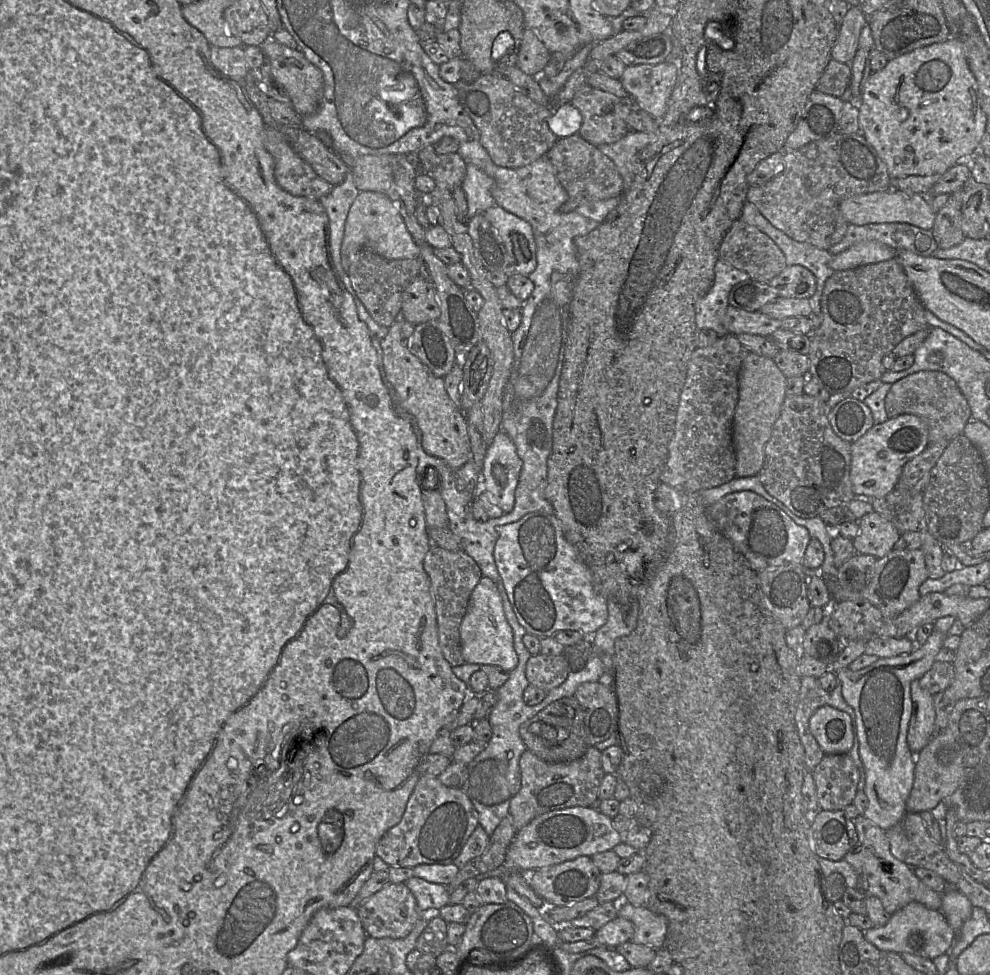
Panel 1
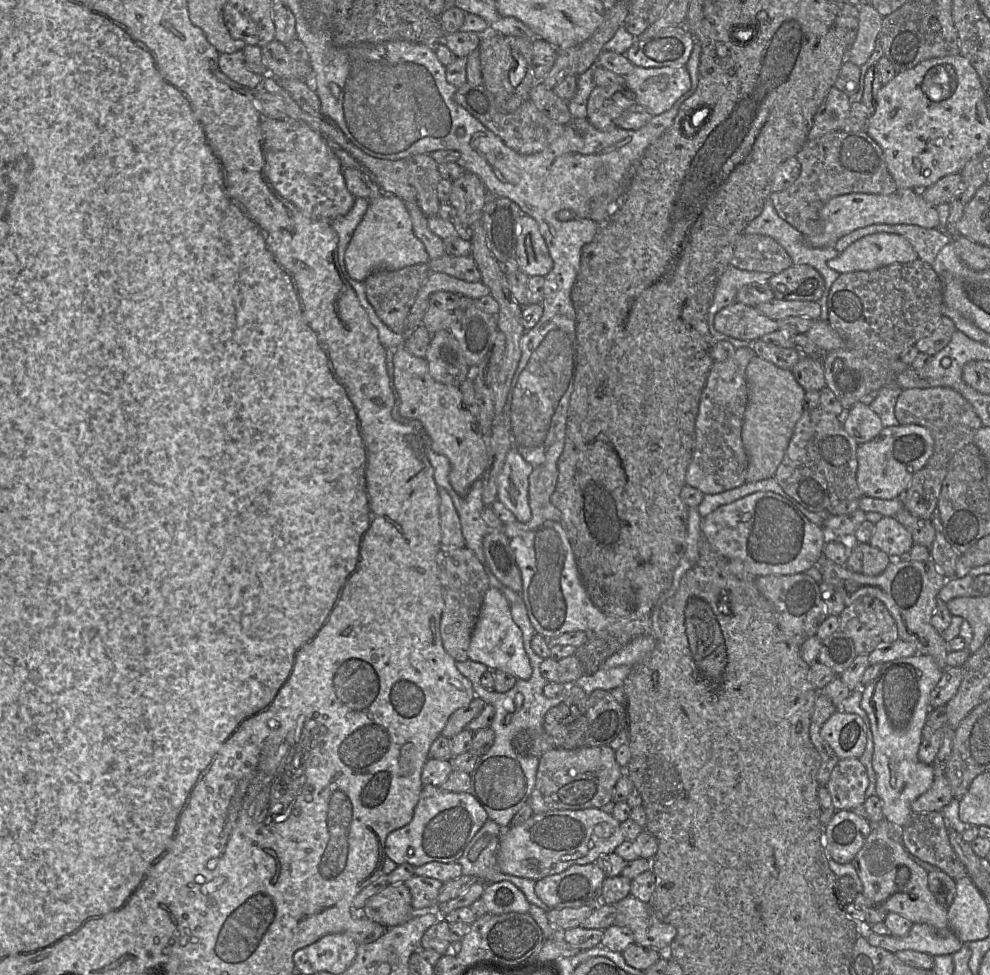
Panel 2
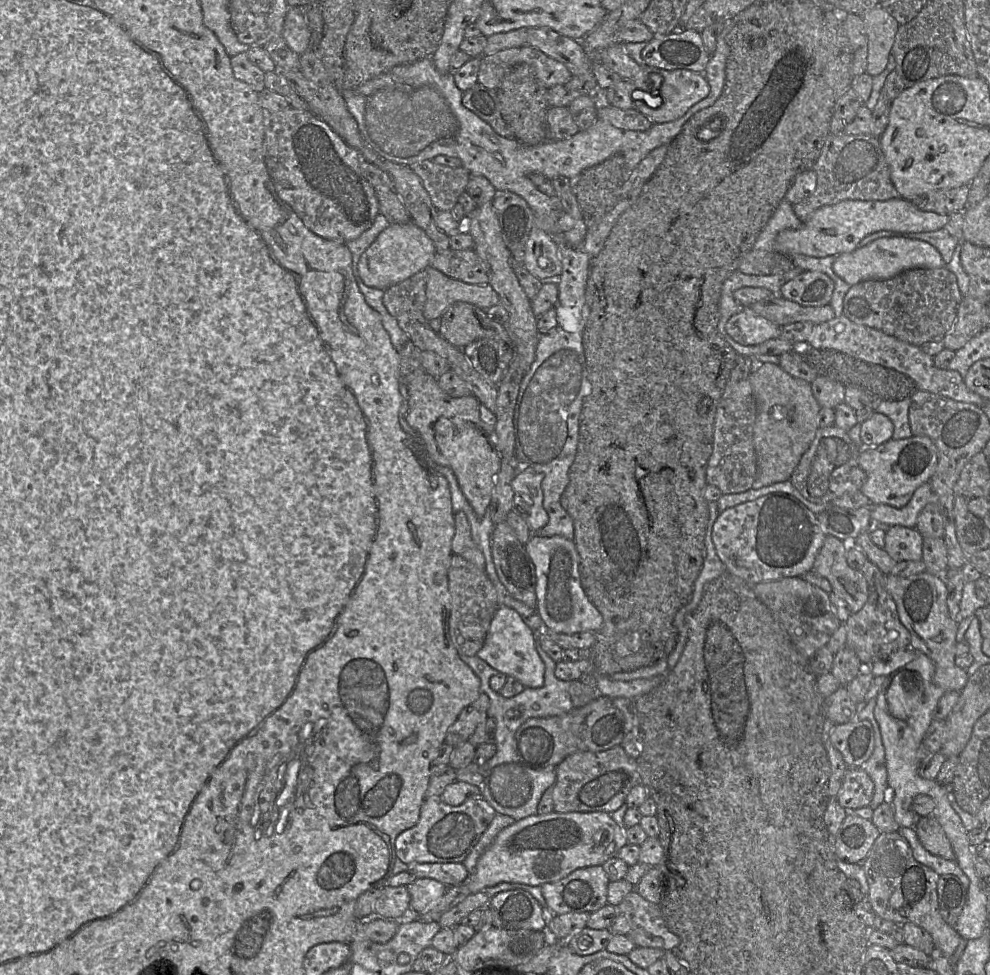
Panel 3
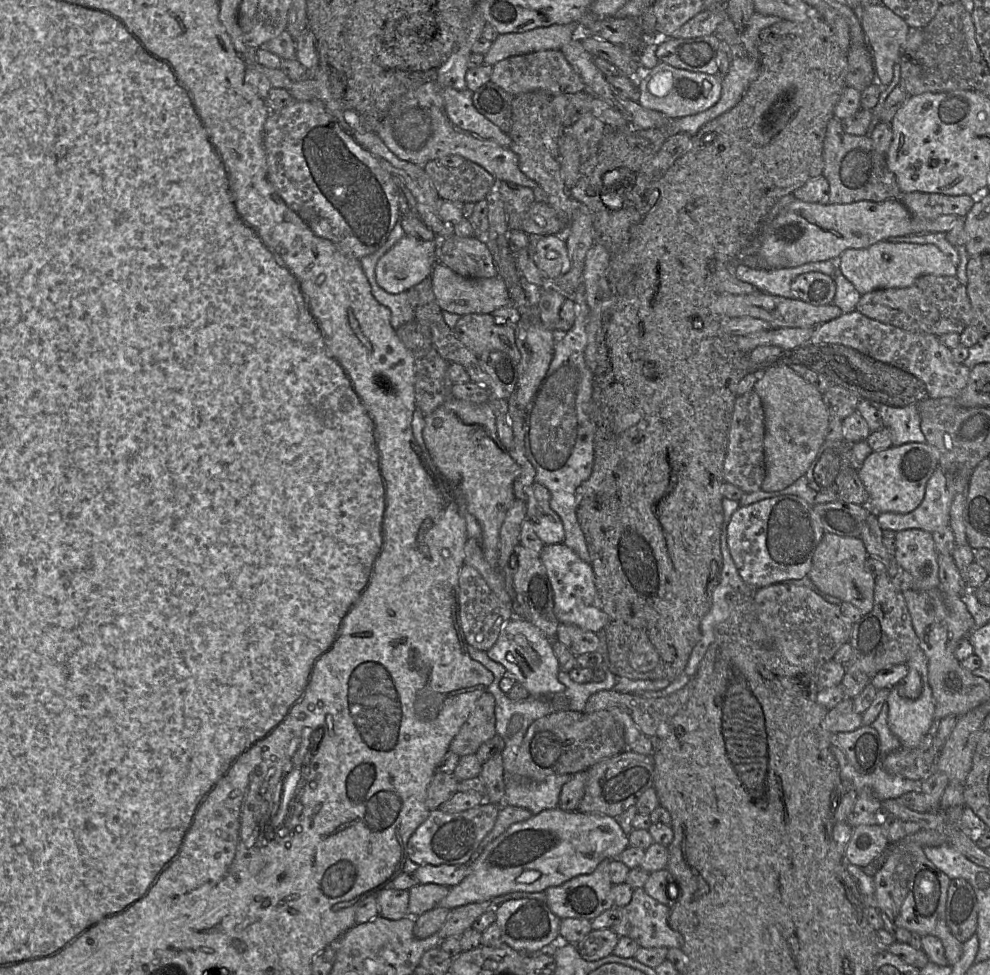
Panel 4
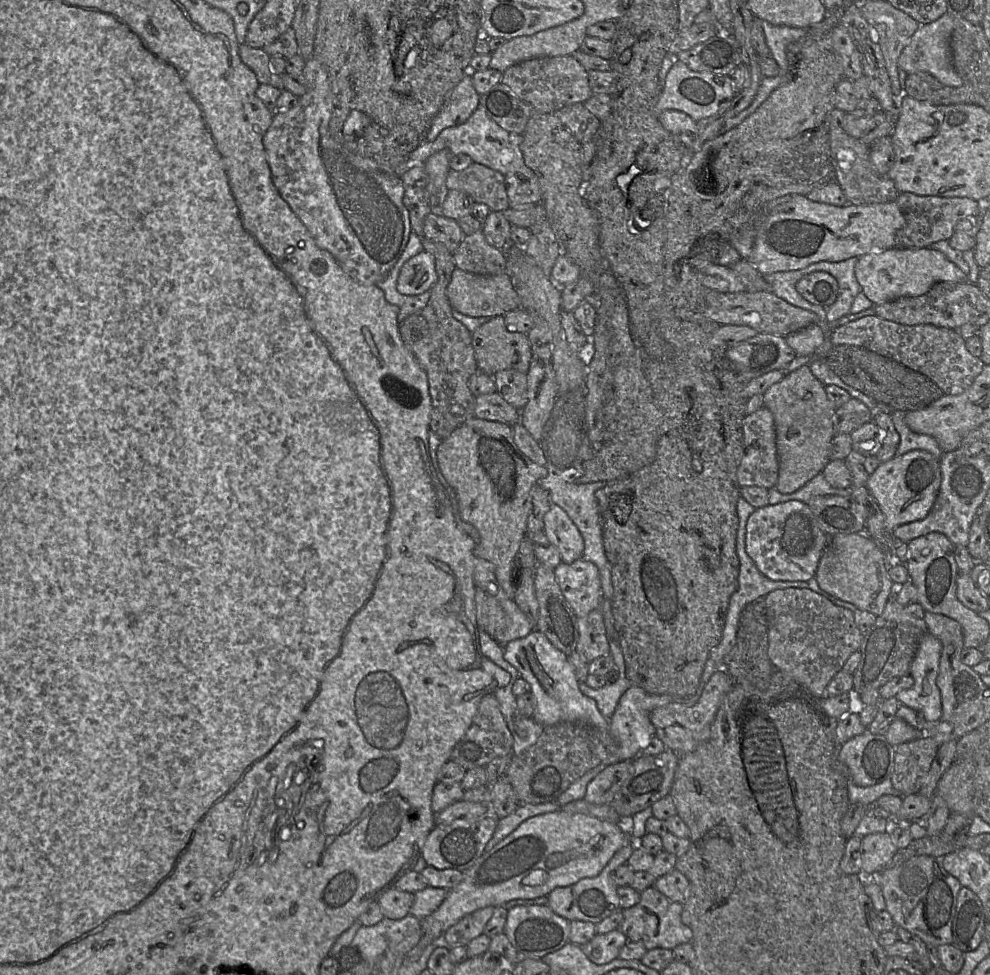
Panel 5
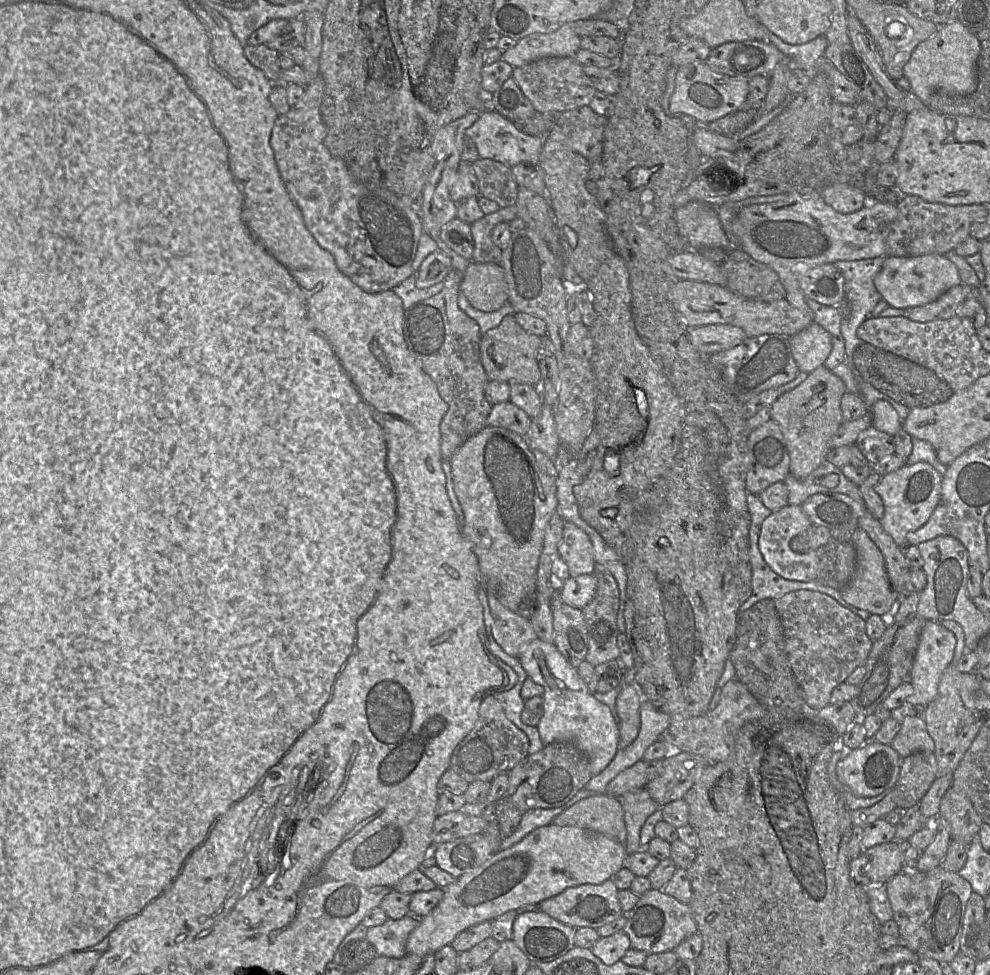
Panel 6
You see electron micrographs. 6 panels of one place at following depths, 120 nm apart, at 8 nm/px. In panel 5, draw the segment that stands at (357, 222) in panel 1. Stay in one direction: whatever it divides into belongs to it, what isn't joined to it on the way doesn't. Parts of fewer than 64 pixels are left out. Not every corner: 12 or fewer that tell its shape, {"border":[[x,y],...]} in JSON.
{"border":[[424,250],[403,265],[397,290],[404,295],[430,291],[435,259]]}

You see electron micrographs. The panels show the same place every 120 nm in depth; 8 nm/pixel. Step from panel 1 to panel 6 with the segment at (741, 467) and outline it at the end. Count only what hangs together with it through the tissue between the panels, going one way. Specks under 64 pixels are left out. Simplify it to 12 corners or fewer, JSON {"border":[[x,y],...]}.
{"border":[[825,366],[771,406],[790,474],[826,461],[844,382]]}

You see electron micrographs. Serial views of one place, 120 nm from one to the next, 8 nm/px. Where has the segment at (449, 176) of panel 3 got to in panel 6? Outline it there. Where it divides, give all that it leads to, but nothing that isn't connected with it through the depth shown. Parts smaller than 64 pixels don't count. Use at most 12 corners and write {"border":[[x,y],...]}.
{"border":[[491,159],[472,164],[479,196],[514,206],[519,187],[512,168]]}

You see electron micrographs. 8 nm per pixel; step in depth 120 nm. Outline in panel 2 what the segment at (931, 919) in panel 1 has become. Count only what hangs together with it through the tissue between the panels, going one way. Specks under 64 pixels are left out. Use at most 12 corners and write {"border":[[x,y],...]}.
{"border":[[913,924],[902,937],[862,933],[891,953],[914,950],[952,955],[963,943],[927,924]]}

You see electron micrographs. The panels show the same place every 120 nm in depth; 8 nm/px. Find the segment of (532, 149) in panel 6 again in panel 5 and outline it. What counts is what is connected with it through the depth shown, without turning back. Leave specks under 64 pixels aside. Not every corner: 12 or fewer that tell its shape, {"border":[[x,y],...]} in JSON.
{"border":[[477,108],[464,123],[424,140],[410,164],[463,153],[508,174],[532,177],[521,134]]}

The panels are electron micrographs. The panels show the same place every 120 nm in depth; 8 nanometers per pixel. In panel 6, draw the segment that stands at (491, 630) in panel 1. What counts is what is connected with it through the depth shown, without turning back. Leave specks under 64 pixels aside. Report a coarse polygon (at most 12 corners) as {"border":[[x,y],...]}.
{"border":[[554,643],[517,658],[544,689],[543,745],[574,744],[599,774],[618,725]]}

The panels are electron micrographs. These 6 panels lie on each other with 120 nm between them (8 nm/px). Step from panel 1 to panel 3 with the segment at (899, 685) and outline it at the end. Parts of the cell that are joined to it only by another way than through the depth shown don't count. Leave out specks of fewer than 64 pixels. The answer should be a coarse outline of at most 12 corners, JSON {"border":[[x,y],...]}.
{"border":[[924,654],[885,677],[873,701],[894,818],[915,796],[949,794],[919,775],[918,749],[944,690]]}

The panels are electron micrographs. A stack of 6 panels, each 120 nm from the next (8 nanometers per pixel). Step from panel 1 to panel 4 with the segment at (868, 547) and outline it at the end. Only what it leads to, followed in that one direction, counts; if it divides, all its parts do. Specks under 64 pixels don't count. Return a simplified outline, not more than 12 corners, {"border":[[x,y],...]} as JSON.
{"border":[[896,532],[894,559],[914,589],[939,588],[932,533]]}

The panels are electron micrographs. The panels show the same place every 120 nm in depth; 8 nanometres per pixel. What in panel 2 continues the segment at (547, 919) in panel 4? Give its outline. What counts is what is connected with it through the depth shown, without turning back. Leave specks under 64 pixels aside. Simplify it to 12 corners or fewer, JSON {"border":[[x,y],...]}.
{"border":[[508,881],[486,884],[492,915],[528,913],[523,892]]}

